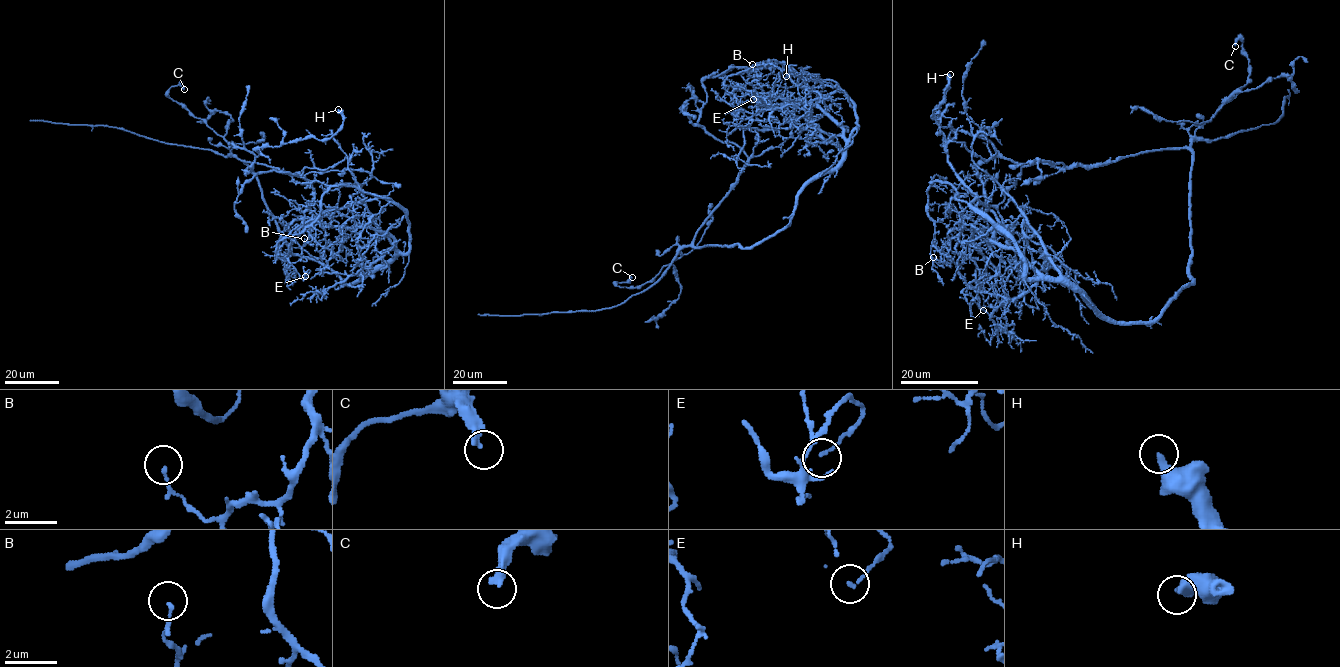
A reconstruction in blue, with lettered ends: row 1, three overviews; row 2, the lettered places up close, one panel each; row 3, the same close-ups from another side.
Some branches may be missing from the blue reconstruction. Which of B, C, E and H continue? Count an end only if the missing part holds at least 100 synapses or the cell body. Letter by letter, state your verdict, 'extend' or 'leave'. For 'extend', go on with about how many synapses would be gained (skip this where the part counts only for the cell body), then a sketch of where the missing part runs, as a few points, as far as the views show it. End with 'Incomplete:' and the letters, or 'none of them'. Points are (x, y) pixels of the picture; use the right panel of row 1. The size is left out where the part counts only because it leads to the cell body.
B: leave
C: leave
E: leave
H: leave
Incomplete: none of them

